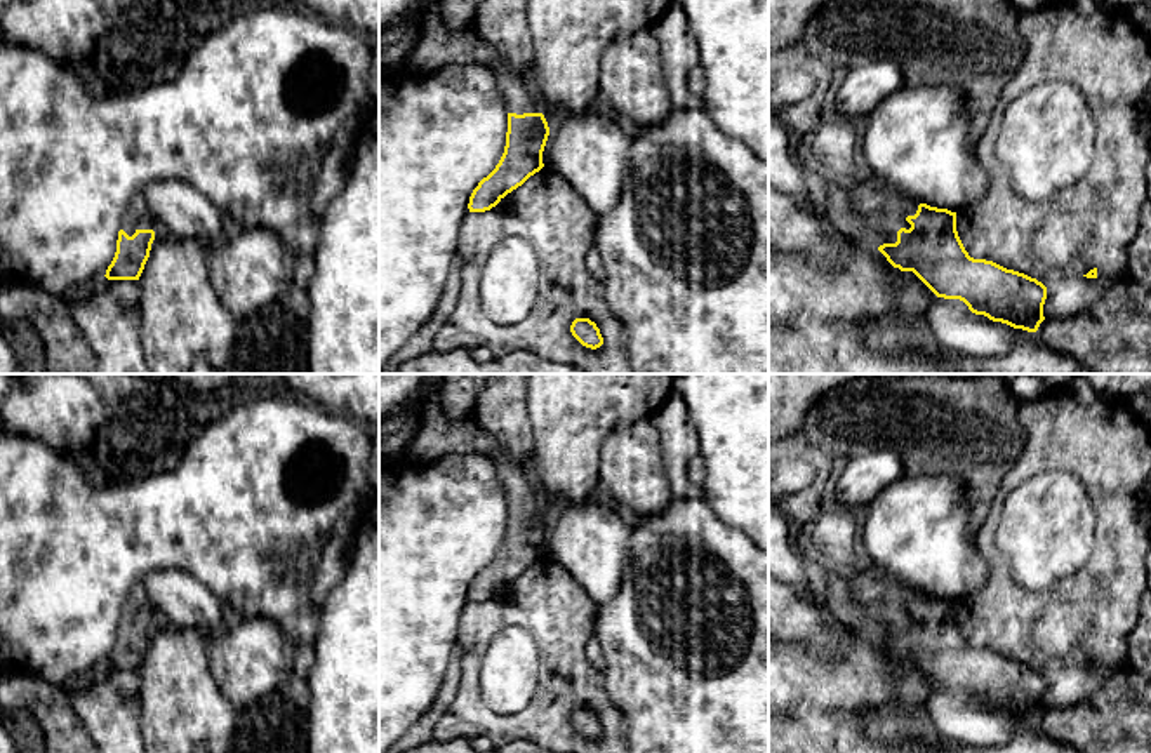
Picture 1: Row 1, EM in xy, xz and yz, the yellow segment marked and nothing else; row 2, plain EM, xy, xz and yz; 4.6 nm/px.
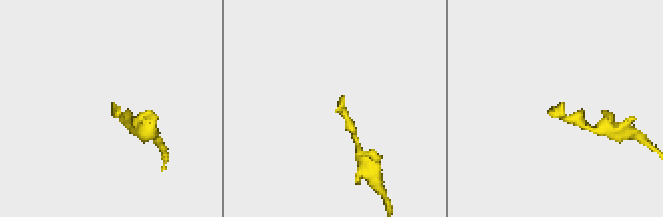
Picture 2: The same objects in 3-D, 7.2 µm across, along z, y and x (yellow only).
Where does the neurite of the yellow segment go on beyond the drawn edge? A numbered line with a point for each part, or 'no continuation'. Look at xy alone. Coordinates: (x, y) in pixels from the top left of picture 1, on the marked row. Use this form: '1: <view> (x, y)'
1: xy (138, 216)

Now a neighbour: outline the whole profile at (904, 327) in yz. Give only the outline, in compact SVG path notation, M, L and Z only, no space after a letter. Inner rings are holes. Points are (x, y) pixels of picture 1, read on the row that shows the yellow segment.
M875 242L869 247L894 289L888 311L859 325L876 353L897 357L921 351L953 374L1094 374L1074 358L1045 346L1036 332L1010 325L1014 346L1003 357L974 360L949 351L937 343L927 322L927 311L939 297L913 271L894 268Z

